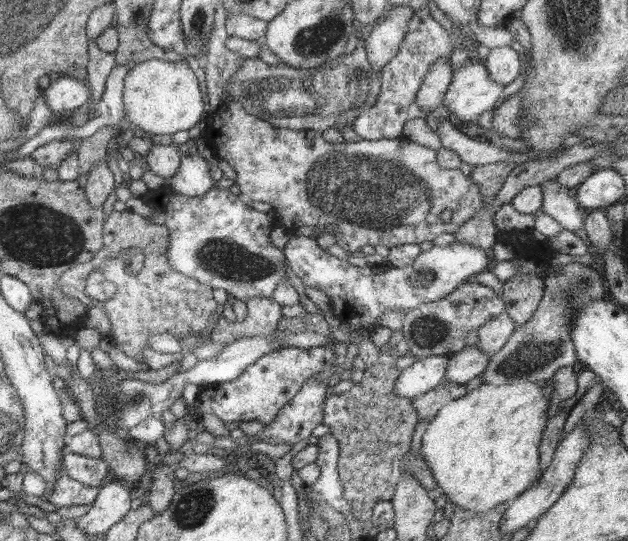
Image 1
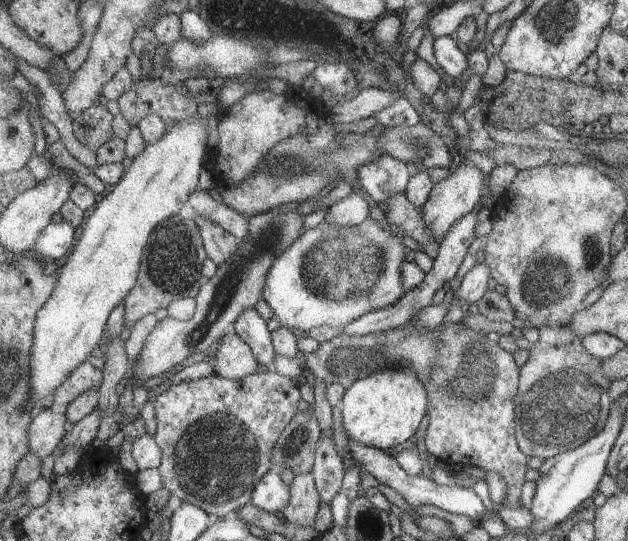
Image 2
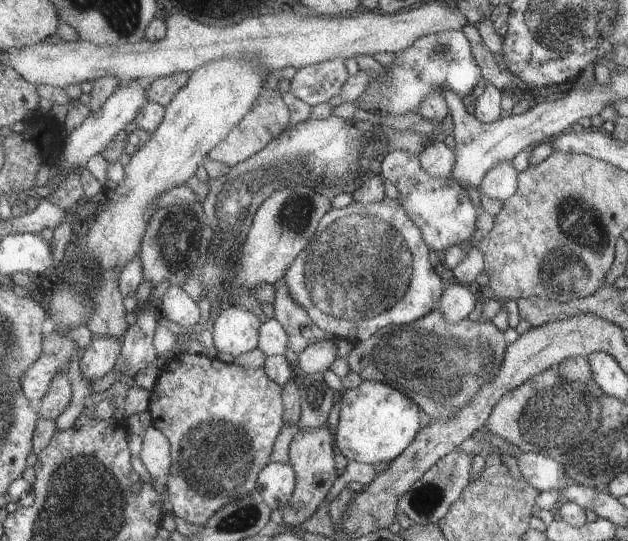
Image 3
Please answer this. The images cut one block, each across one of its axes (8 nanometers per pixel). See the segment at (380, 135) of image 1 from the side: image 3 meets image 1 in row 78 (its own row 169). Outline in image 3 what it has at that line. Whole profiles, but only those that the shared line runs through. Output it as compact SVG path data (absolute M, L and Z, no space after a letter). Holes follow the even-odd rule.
M389 152L381 162L380 176L398 189L397 199L411 220L424 233L425 243L442 254L452 245L468 243L477 225L476 208L468 193L452 178L430 176L422 167L420 156L411 152Z

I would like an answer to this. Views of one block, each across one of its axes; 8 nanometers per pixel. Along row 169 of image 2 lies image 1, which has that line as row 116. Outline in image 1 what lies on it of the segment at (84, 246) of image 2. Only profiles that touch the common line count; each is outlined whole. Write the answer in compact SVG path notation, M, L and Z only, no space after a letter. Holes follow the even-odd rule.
M183 57L178 62L151 58L136 63L124 79L122 104L123 115L130 120L131 128L147 136L189 131L204 114L200 82Z

